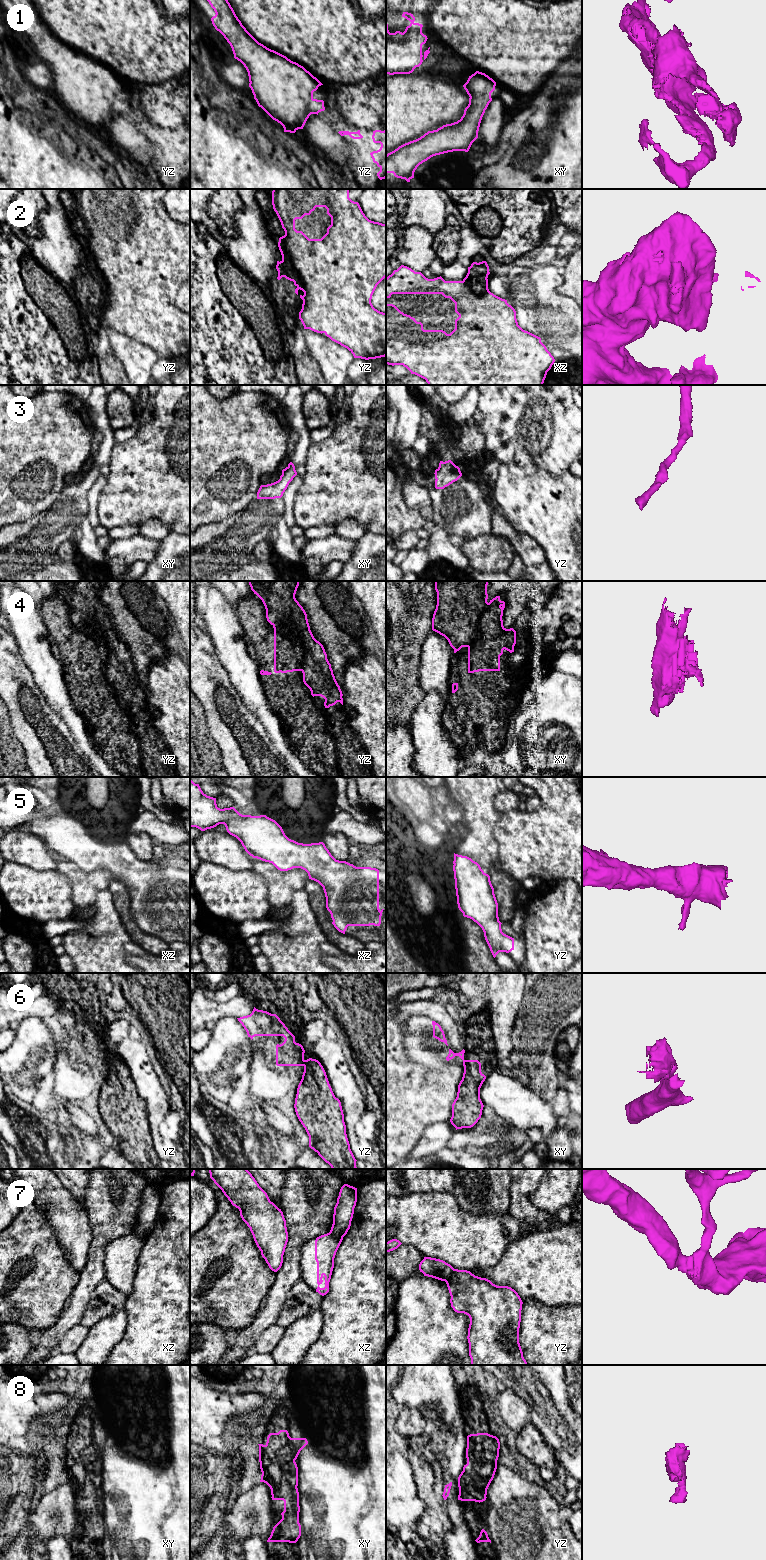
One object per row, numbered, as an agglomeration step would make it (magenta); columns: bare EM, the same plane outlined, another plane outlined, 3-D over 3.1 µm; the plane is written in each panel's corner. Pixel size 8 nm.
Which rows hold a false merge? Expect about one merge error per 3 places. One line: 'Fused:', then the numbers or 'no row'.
Fused: 2, 4, 6, 7

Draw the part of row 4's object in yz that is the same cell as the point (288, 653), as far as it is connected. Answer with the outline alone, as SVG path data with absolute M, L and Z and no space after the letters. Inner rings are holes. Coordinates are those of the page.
M274 624L274 672L302 671L304 653L300 639L286 626Z

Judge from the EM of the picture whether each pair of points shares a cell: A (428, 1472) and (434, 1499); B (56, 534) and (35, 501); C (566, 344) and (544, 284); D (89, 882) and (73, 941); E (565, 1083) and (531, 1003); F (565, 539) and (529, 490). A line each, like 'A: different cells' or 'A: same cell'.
A: same cell
B: different cells
C: same cell
D: different cells
E: different cells
F: same cell

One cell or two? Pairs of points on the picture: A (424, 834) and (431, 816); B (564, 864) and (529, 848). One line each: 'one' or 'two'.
A: two
B: one

